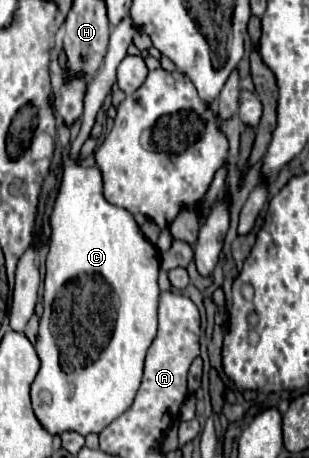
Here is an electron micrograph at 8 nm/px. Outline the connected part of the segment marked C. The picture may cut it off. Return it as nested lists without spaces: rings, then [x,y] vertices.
[[[73,140],[69,154],[62,161],[64,178],[50,216],[52,236],[46,258],[44,314],[36,340],[42,368],[32,384],[32,408],[40,424],[52,436],[64,432],[78,432],[82,436],[92,432],[100,434],[124,414],[140,388],[144,358],[156,338],[160,252],[142,236],[128,210],[116,208],[104,200],[100,170],[74,164],[81,147]]]

